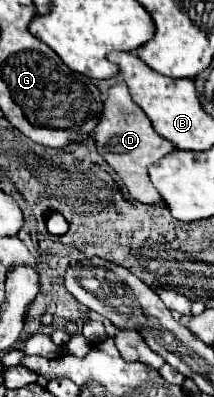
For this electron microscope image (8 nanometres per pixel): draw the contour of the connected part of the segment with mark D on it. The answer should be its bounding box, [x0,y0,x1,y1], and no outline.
[93,82,173,204]

